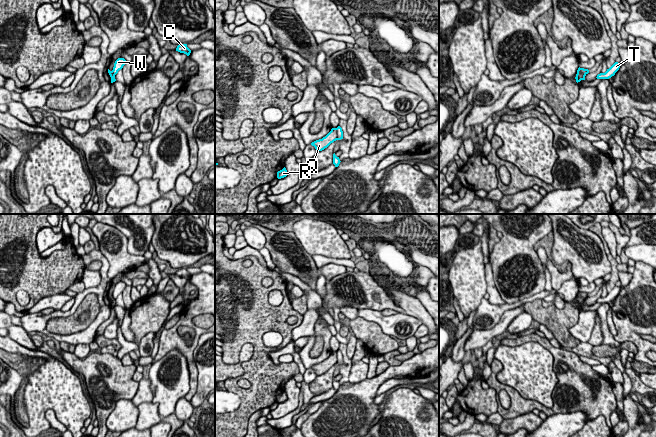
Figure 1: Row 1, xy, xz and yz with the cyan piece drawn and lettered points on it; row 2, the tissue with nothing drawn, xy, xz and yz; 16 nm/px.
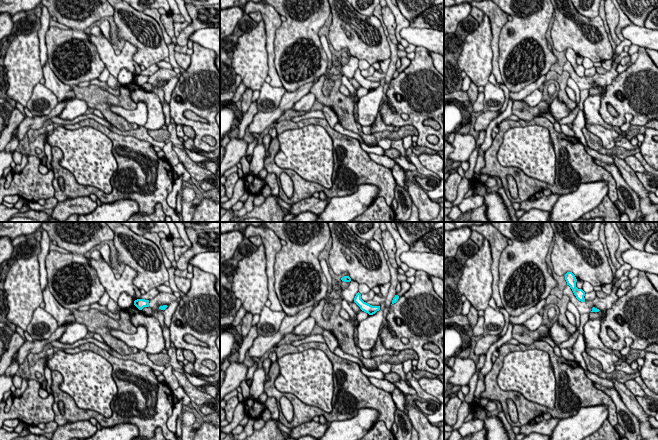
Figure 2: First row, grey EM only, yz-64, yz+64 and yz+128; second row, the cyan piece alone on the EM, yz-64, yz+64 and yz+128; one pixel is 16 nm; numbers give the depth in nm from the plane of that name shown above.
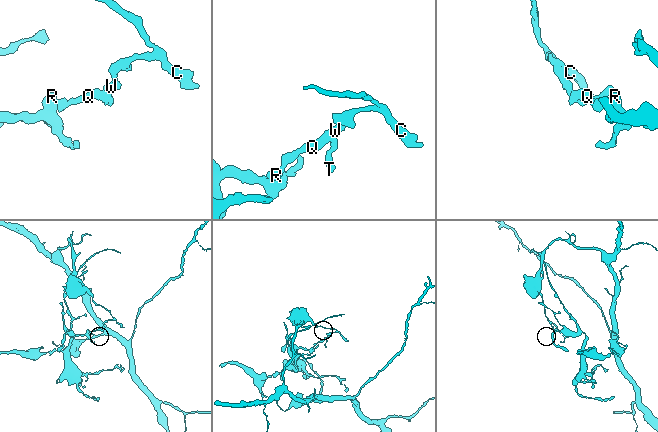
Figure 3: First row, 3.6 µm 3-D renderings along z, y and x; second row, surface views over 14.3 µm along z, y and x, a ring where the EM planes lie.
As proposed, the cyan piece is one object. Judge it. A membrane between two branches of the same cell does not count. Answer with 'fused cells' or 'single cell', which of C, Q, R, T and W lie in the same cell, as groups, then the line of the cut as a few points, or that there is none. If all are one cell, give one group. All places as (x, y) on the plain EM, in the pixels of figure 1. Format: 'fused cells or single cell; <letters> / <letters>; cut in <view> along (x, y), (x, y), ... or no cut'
fused cells; C T W / Q R; cut in xz along (336, 352), (337, 363)

